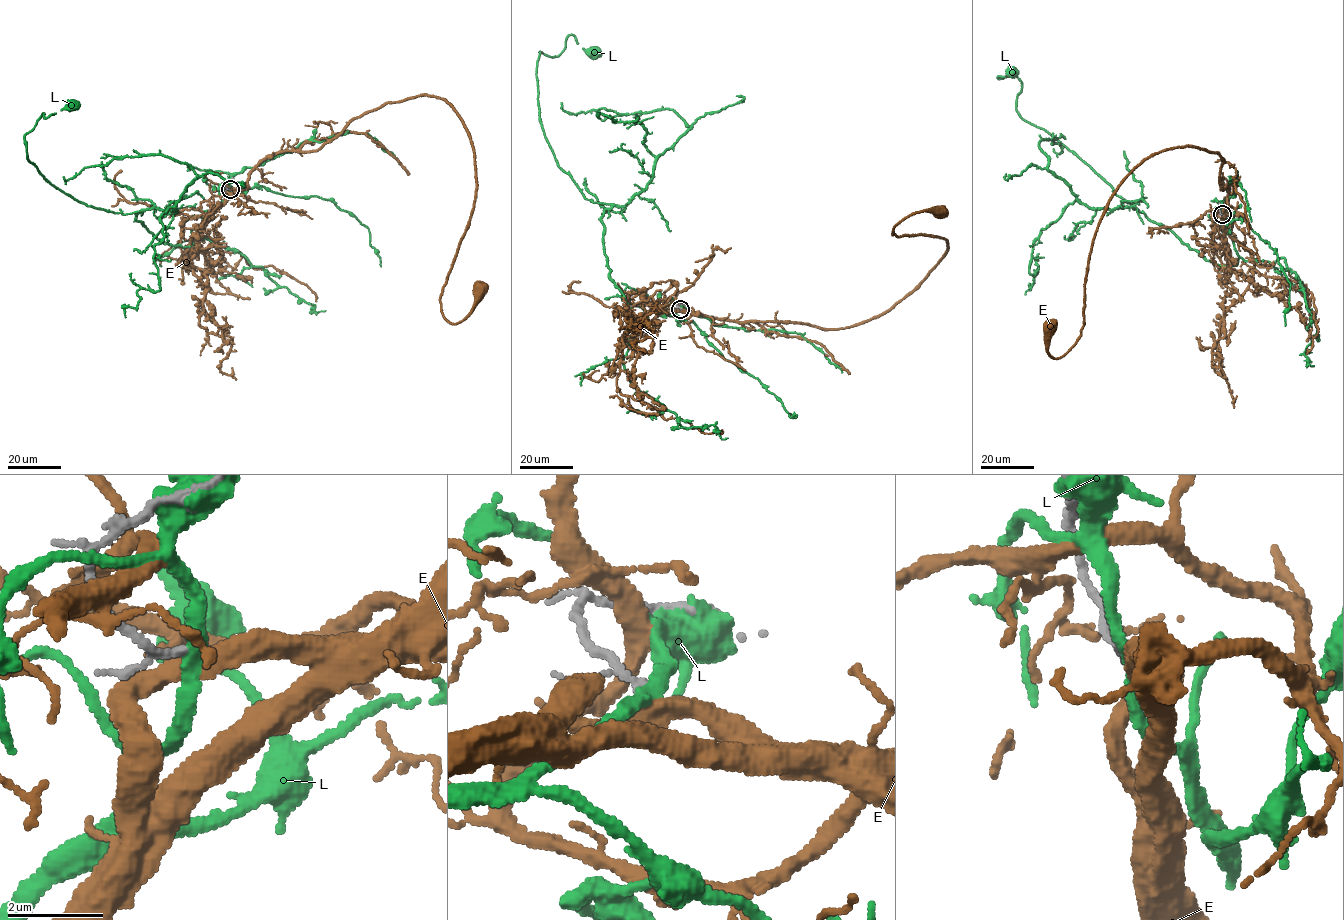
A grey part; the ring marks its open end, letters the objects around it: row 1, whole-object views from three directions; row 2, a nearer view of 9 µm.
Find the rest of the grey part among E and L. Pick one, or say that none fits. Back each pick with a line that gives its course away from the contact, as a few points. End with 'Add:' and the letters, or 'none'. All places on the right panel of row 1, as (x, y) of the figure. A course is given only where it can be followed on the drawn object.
Add: none

